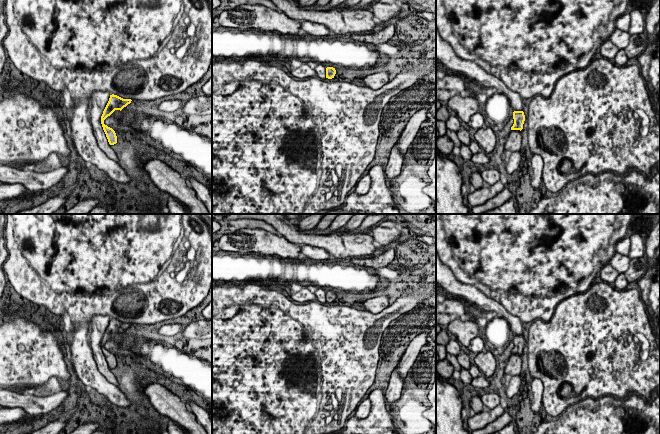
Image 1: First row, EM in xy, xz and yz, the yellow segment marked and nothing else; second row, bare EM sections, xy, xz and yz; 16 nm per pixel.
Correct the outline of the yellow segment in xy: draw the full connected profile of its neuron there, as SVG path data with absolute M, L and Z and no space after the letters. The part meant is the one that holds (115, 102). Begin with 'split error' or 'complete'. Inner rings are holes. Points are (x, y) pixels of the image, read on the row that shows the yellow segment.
complete | M114 94L110 95L109 101L101 116L101 124L110 145L114 145L117 143L117 136L115 131L112 128L104 124L104 120L108 116L110 116L115 110L121 111L124 107L130 104L131 101L132 101L131 99L123 99Z

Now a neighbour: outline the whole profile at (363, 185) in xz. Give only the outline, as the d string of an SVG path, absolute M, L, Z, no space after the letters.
M369 174L366 176L363 176L363 178L358 181L354 192L357 193L358 195L364 195L368 193L371 186L371 182L372 180Z

